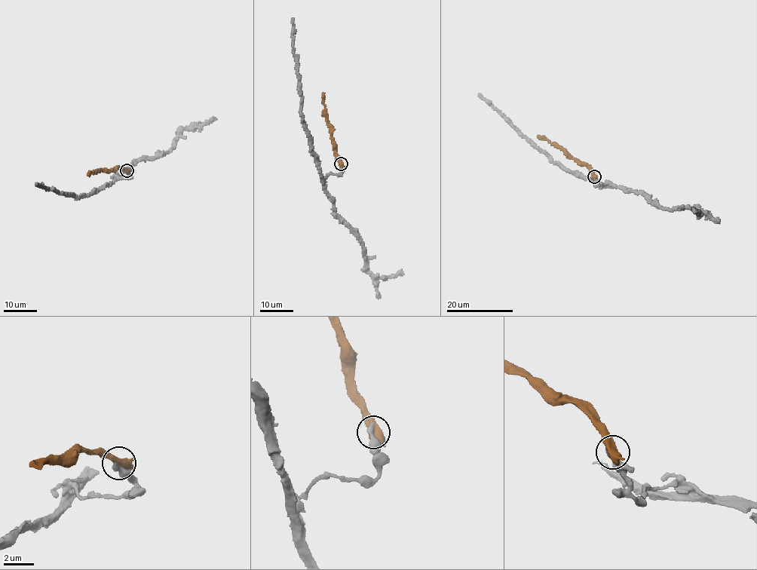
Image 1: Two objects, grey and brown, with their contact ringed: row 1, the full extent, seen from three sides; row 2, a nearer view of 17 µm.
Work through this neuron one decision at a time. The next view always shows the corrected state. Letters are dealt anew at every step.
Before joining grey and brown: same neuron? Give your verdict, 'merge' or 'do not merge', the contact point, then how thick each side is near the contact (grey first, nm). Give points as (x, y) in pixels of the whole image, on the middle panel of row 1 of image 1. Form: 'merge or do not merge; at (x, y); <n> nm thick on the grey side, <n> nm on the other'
do not merge; at (341, 163); 440 nm thick on the grey side, 700 nm on the other

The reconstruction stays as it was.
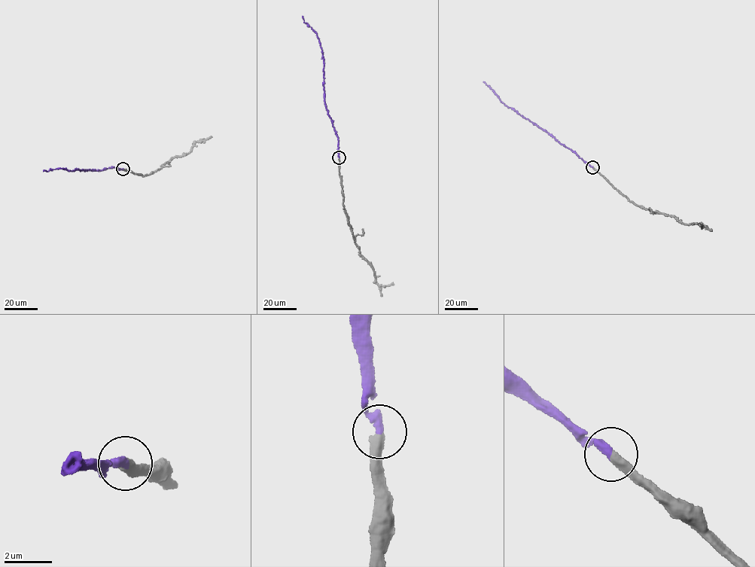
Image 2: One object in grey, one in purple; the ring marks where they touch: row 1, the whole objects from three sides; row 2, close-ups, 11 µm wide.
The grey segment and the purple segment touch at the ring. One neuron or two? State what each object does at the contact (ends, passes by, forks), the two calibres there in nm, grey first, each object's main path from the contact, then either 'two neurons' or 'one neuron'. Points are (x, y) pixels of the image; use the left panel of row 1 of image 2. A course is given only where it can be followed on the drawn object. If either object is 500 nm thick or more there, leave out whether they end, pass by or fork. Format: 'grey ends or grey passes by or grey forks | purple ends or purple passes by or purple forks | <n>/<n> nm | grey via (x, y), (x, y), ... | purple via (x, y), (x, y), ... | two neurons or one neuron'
grey ends | purple ends | 440/360 nm | grey via (123, 169), (144, 175), (149, 175), (172, 158), (190, 152), (195, 142), (204, 141), (210, 136) | purple via (123, 169), (110, 167), (100, 171), (76, 169), (72, 172), (60, 168), (44, 171) | one neuron

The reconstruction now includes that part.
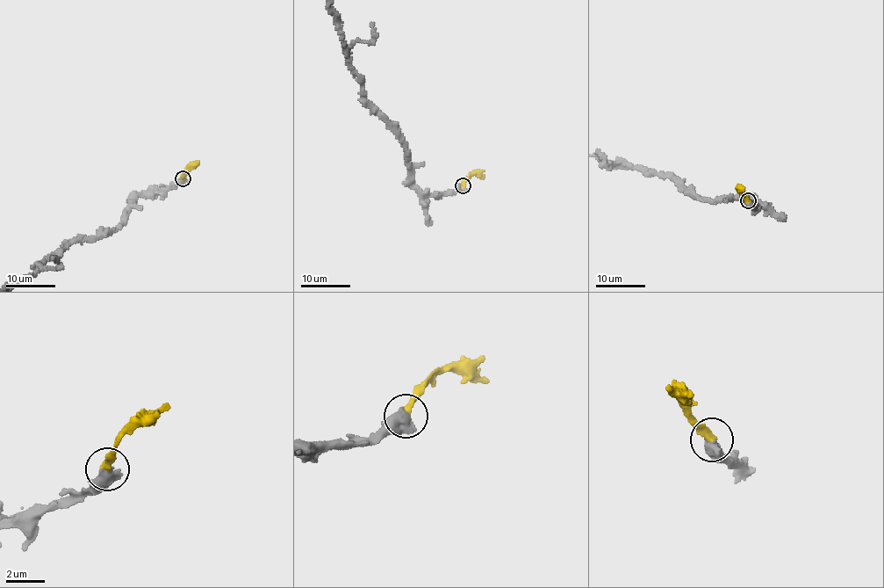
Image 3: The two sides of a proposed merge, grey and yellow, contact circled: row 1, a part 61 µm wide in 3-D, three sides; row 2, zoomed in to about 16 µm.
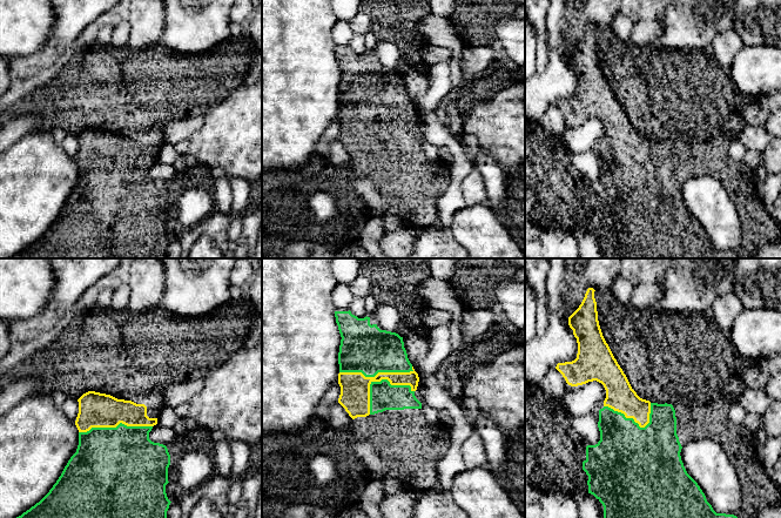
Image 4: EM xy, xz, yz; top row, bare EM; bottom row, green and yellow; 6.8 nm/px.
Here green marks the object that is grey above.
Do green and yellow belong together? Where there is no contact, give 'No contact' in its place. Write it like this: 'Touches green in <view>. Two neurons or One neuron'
Touches green in xz. One neuron

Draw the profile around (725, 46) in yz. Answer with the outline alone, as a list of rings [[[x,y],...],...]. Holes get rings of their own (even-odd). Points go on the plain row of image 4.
[[[735,29],[716,35],[709,52],[727,74],[730,73],[734,55],[743,47],[743,41]]]

